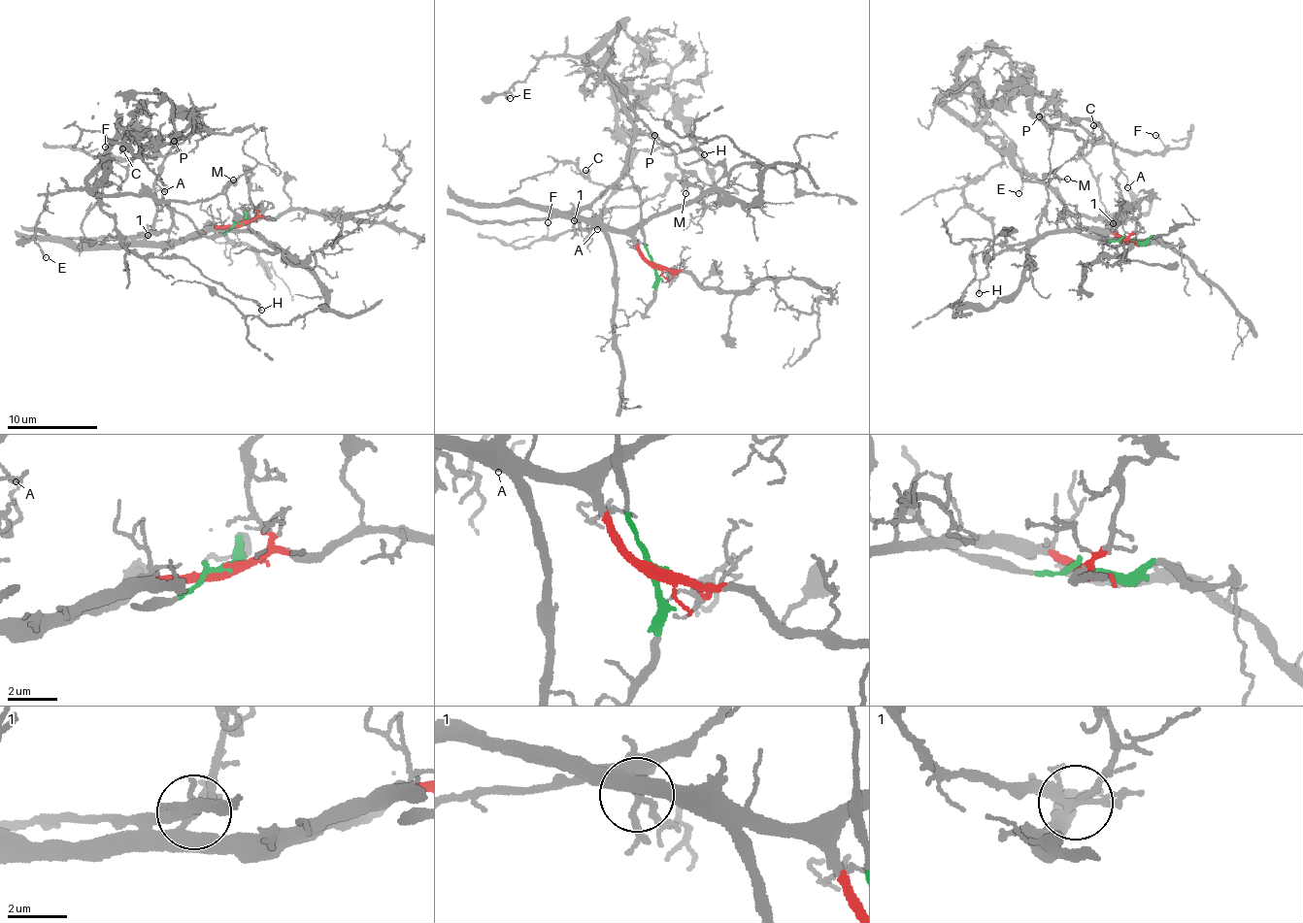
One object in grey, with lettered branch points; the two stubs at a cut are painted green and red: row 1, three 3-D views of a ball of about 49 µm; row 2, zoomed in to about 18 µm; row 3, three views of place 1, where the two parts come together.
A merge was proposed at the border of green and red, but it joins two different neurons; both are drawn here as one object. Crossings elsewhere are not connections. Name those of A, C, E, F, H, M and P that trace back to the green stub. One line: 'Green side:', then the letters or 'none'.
Green side: C, E, F, H, M, P

